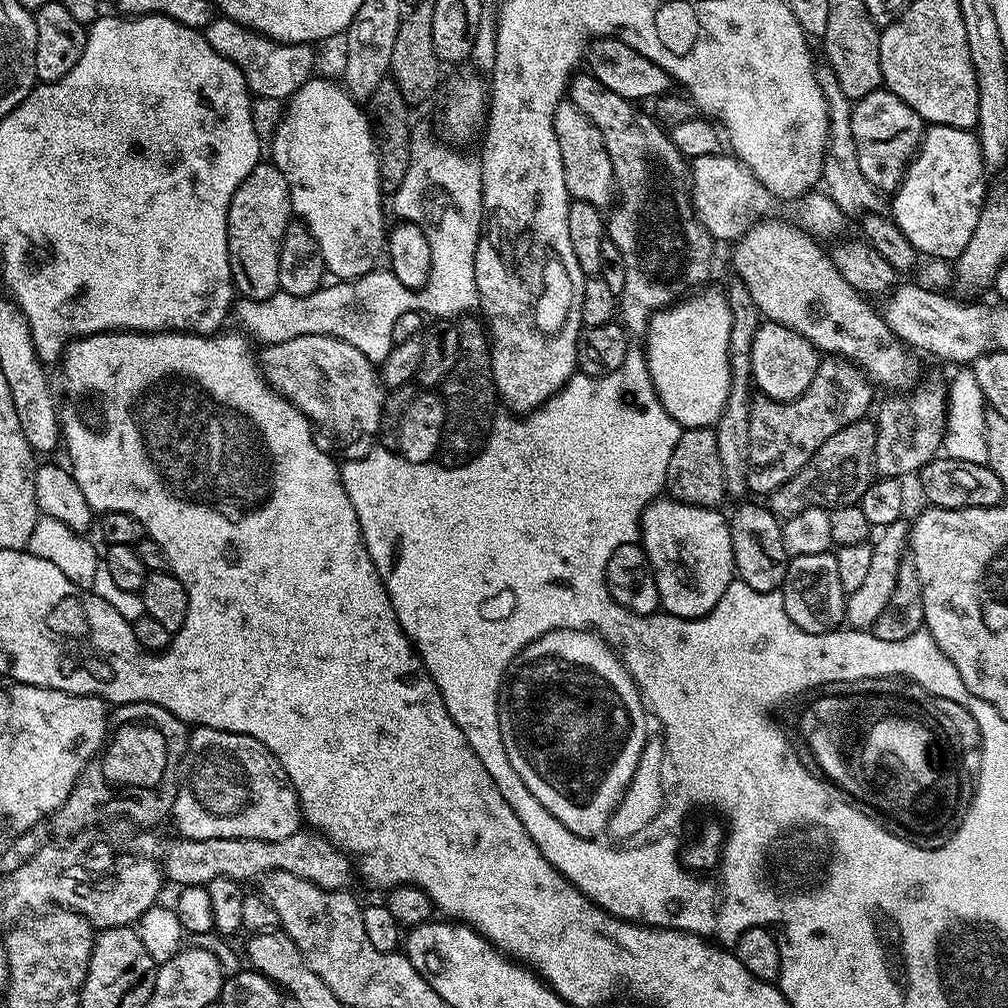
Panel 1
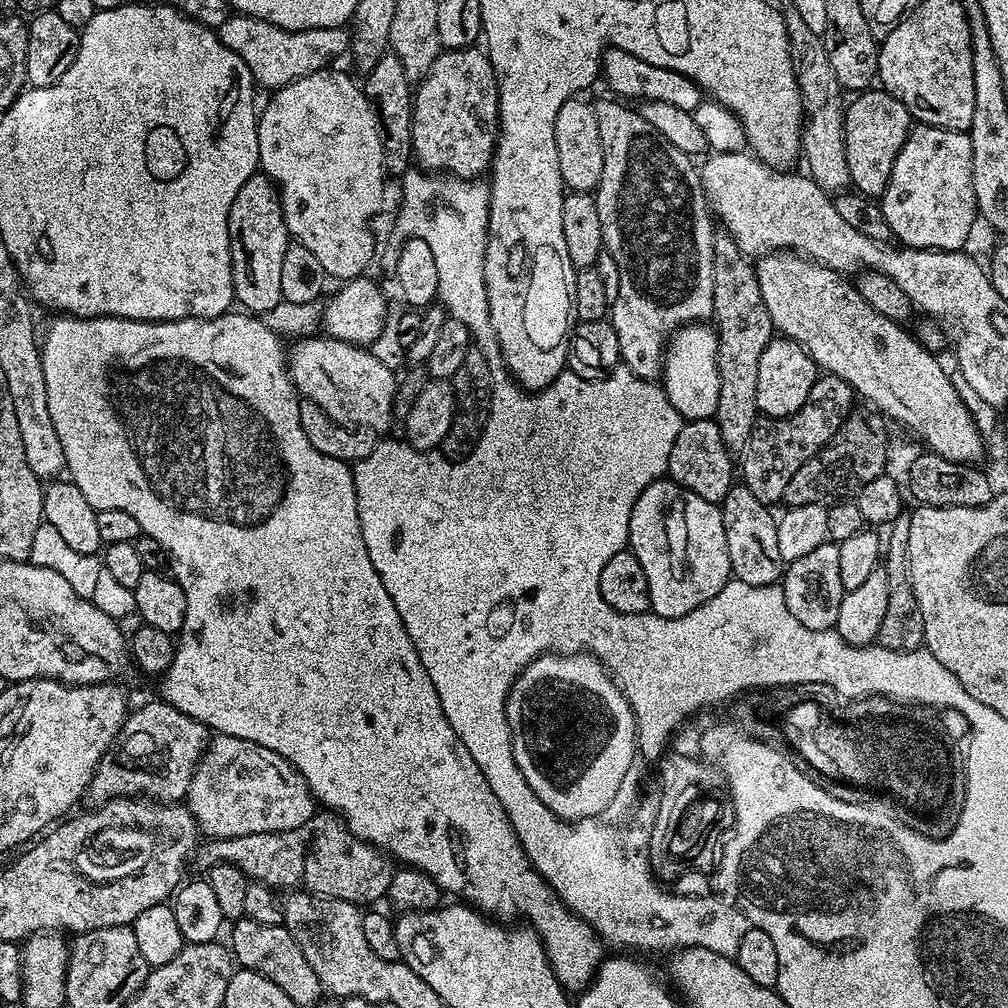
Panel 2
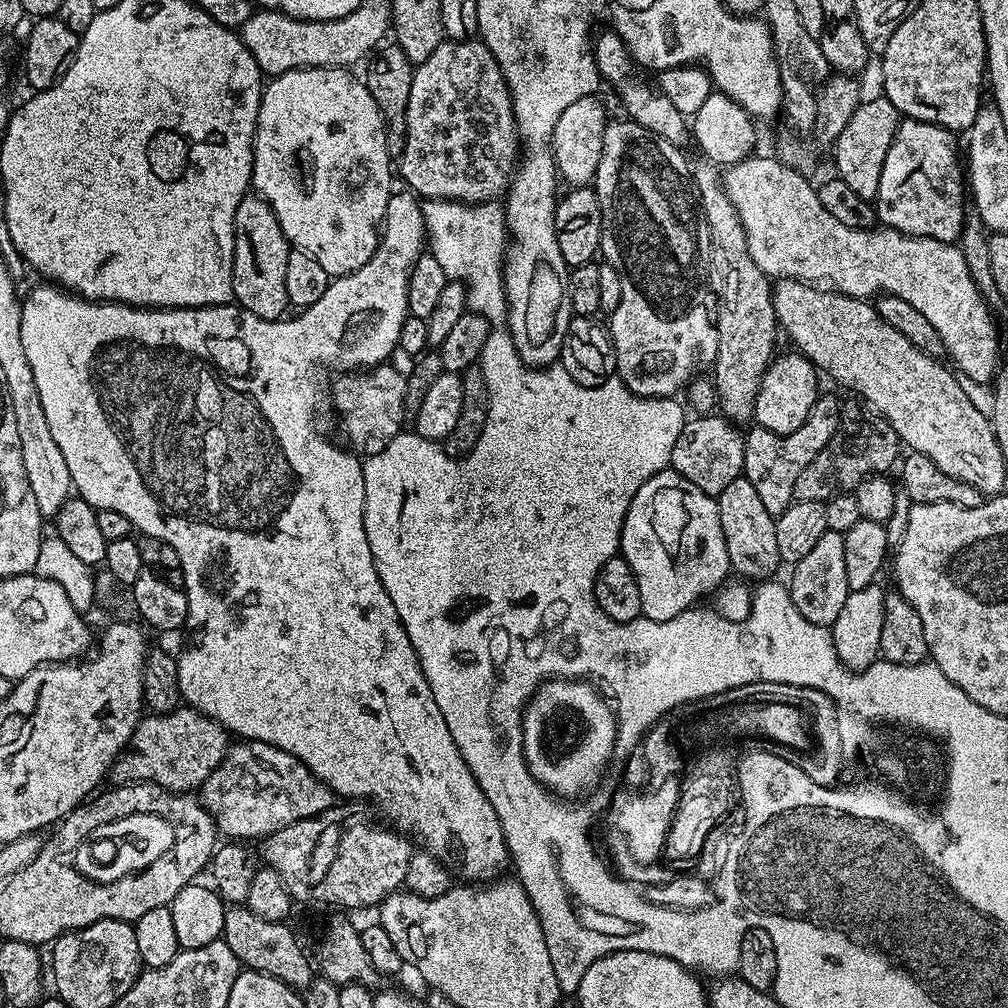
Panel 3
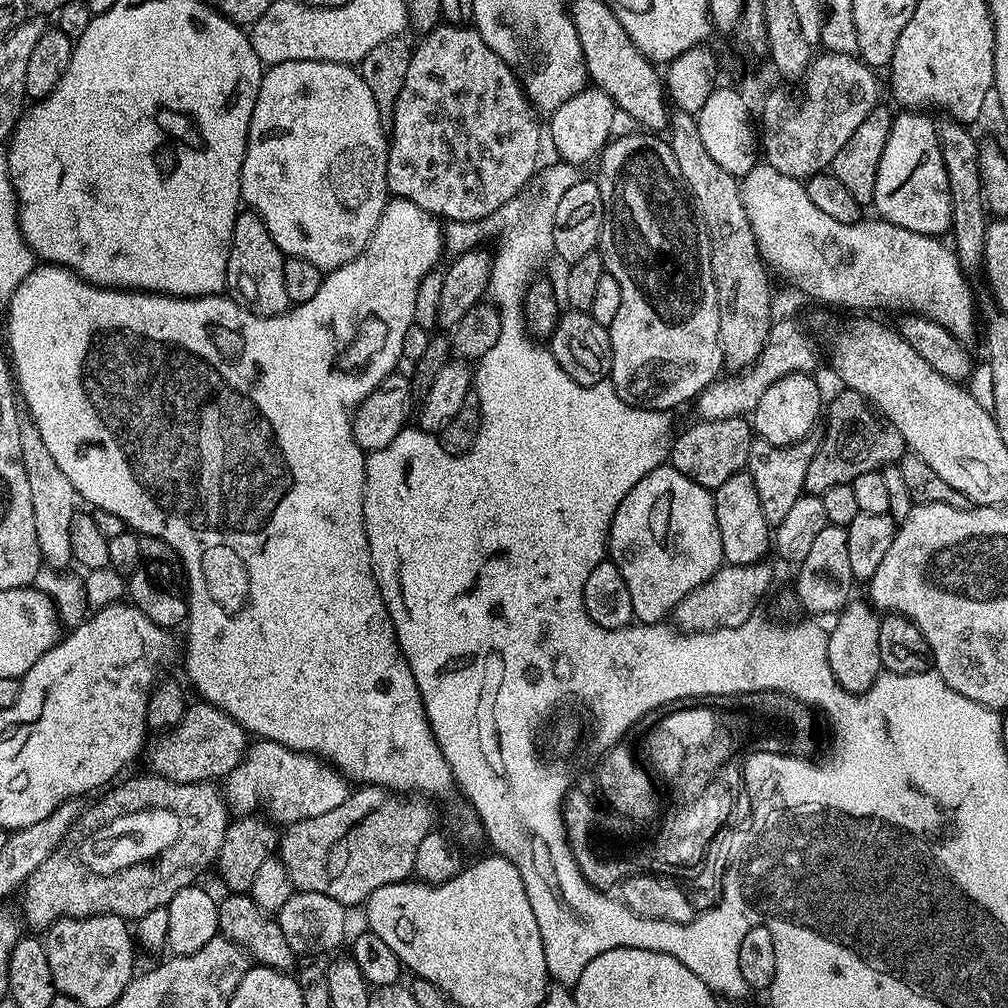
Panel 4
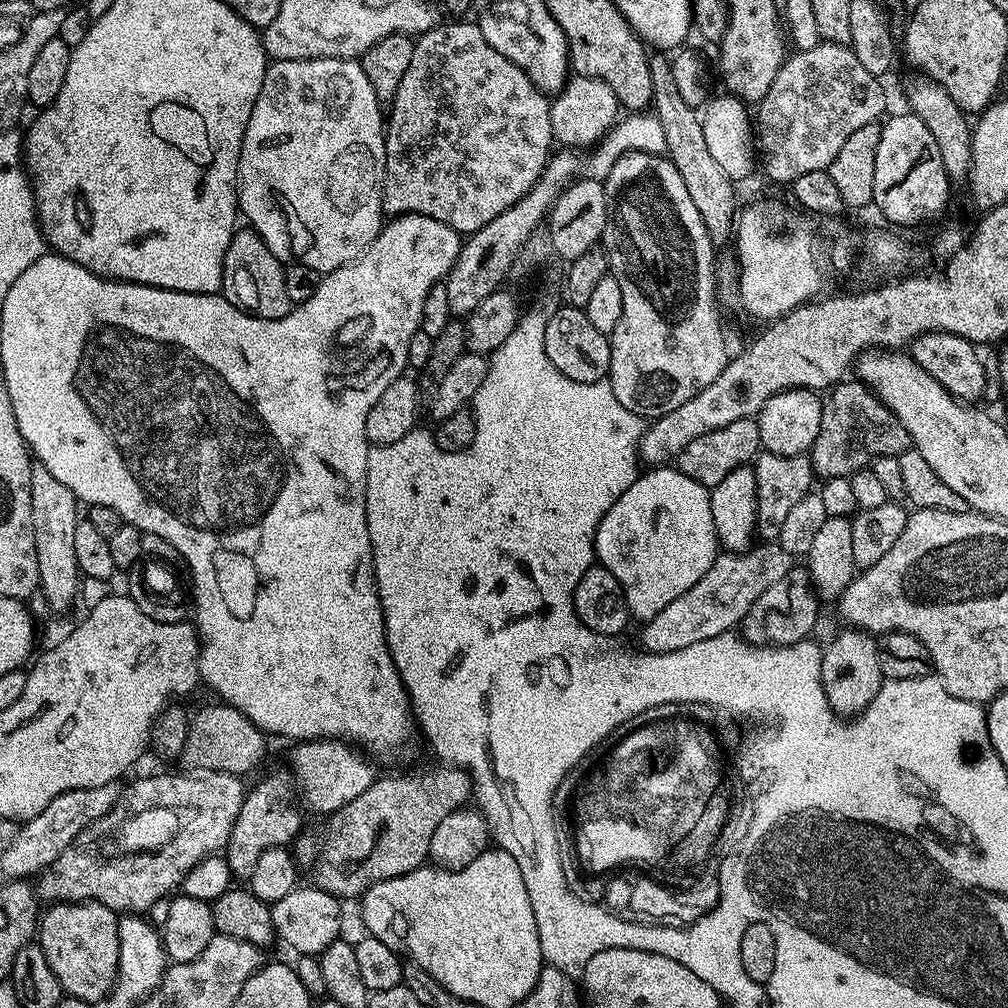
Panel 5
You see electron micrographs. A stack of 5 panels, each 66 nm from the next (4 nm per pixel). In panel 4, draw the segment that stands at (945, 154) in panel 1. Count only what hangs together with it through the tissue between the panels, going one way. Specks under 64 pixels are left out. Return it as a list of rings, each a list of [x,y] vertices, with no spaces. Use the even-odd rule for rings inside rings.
[[[904,110],[901,113],[901,116],[897,115],[892,121],[890,138],[886,138],[886,150],[882,150],[882,162],[878,162],[878,182],[874,182],[872,199],[874,209],[876,208],[875,215],[881,220],[889,220],[894,226],[940,238],[951,229],[952,203],[950,182],[946,178],[946,166],[942,162],[936,124],[924,117],[927,115],[916,110]]]

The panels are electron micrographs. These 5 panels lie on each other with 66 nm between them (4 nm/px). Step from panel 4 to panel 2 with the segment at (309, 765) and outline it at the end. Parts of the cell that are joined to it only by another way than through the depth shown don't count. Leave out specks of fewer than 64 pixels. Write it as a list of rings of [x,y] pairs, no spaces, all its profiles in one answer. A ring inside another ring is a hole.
[[[216,734],[209,739],[204,757],[192,775],[186,808],[196,819],[196,827],[205,837],[225,840],[242,834],[294,830],[302,826],[302,822],[310,822],[310,818],[316,815],[318,801],[304,781],[304,775],[290,766],[286,758],[274,754],[274,750],[266,750],[266,746],[258,746],[258,742],[246,742],[242,738]]]

